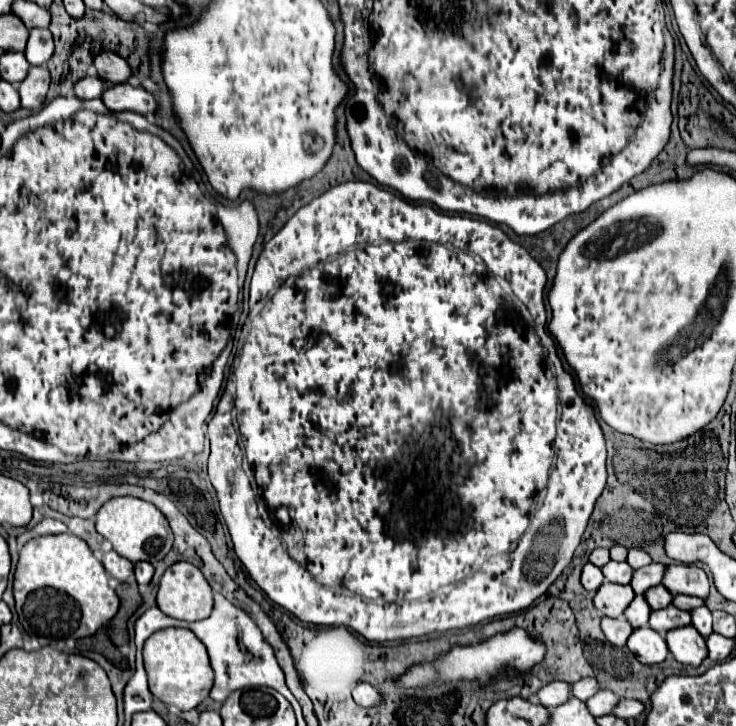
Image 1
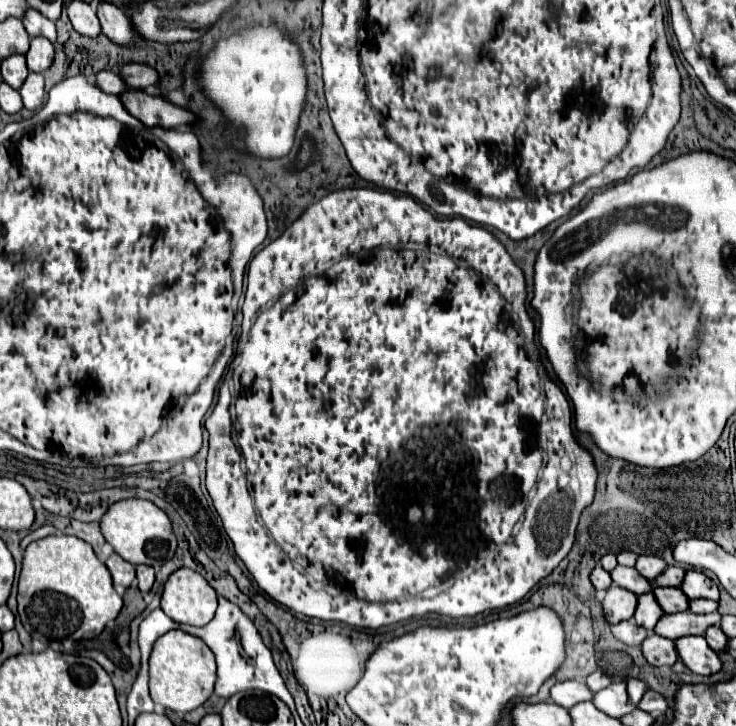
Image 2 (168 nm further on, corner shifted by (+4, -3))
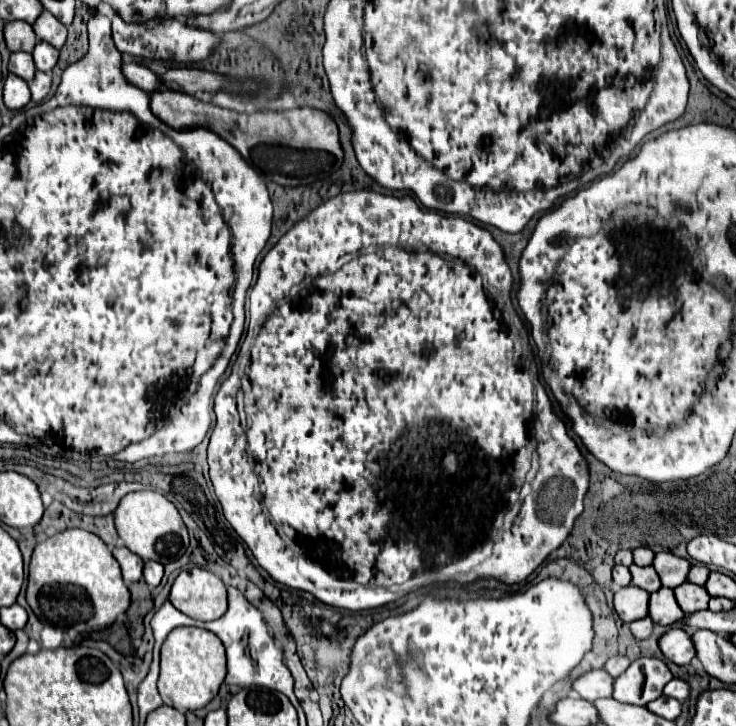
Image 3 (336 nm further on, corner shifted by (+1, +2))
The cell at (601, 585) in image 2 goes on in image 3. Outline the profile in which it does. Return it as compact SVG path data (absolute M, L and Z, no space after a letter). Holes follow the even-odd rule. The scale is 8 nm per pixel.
M614 565L614 569L612 569L612 581L614 581L618 587L630 585L630 571L628 571L628 567L624 567L624 565Z

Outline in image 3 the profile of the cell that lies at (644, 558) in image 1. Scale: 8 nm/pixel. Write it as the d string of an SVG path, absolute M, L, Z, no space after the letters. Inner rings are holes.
M662 551L662 553L654 555L652 567L656 569L656 573L662 581L662 587L674 589L686 581L686 571L688 571L690 563L686 559L680 559L680 557L668 553L668 551Z

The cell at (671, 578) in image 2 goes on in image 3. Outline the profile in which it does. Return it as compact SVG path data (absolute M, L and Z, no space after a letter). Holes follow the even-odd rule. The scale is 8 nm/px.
M694 563L690 569L688 569L688 581L690 583L696 583L696 585L702 585L706 581L706 575L710 573L710 569L706 565L698 565Z

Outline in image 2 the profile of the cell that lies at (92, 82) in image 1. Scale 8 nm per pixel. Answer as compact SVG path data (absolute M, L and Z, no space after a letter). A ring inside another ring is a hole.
M103 70L97 74L97 84L103 92L107 94L123 94L125 90L129 90L129 86L125 84L125 80L121 78L121 74L113 72L113 70Z

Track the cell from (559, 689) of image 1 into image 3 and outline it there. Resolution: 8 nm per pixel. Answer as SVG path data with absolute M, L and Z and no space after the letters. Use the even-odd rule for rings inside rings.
M596 669L596 671L588 671L582 677L578 677L572 683L572 689L586 701L594 701L600 697L610 697L612 695L612 683L614 679L610 675L606 675L604 669Z

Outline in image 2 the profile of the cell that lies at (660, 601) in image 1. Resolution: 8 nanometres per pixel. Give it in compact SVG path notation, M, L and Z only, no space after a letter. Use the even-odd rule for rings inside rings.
M655 588L653 594L667 614L689 610L689 598L681 592L681 588Z

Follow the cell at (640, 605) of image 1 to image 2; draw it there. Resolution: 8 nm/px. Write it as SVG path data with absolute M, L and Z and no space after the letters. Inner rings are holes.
M649 592L649 594L643 594L639 596L639 604L637 604L637 610L635 610L635 622L643 628L647 628L647 632L653 632L655 624L659 622L659 618L663 616L665 612L661 610L661 606L657 604L655 600L655 594Z

